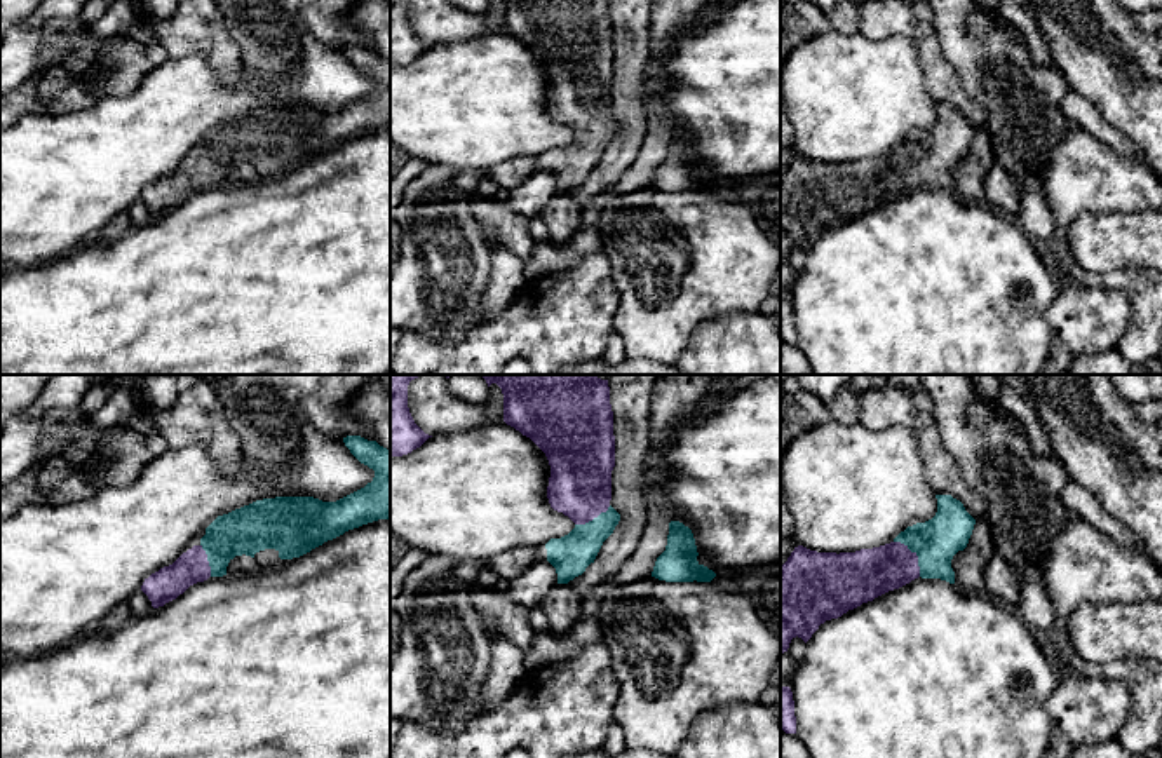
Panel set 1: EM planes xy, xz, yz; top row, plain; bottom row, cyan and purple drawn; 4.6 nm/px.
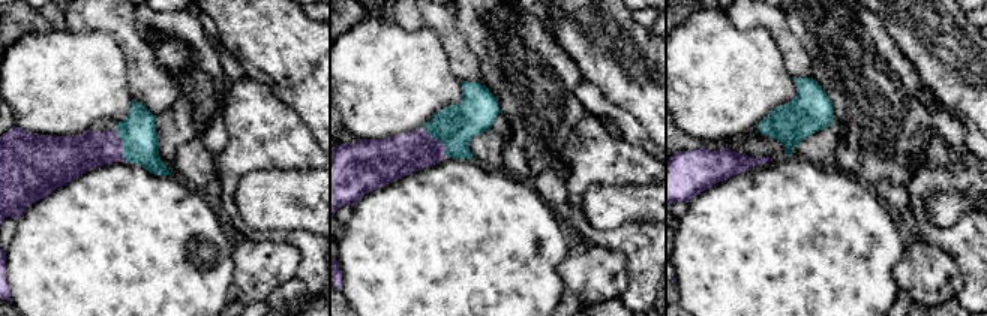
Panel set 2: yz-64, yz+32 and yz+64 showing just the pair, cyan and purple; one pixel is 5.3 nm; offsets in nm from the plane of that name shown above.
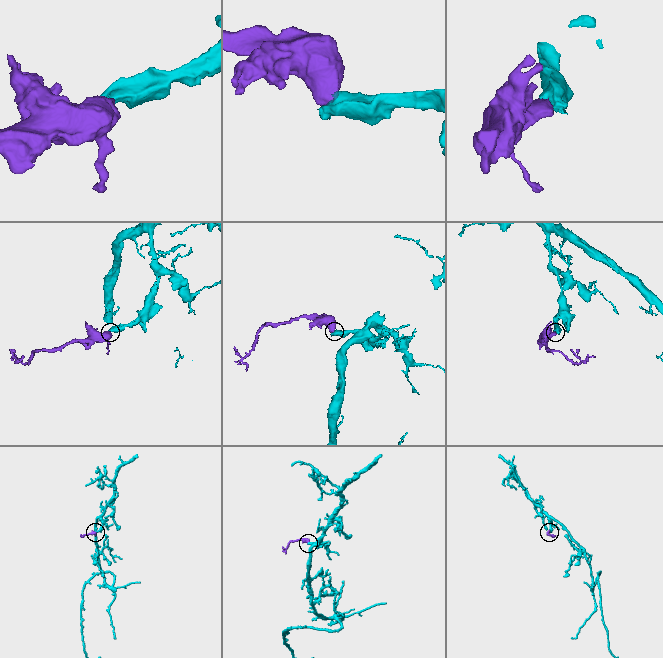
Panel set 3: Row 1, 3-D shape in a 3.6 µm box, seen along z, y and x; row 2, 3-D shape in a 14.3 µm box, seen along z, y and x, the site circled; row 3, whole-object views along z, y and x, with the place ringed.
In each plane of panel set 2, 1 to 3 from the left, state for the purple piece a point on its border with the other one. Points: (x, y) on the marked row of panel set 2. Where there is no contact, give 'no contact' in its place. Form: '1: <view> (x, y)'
1: yz-64 (122, 150)
2: yz+32 (438, 140)
3: no contact

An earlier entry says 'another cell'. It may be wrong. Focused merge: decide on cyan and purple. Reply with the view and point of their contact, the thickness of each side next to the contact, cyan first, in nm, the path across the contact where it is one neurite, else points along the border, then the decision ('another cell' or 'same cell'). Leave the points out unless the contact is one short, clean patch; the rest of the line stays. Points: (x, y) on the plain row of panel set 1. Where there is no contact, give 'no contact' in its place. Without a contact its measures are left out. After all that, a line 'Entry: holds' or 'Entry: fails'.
contact yz (917, 164); calibres 200 and 240 nm; way yz (936, 150), (917, 164), (866, 183); same cell
Entry: fails

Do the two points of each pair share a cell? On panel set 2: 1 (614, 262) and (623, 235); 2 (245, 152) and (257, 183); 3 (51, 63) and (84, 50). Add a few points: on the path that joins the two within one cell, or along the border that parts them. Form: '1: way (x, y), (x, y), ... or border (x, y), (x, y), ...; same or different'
1: border (602, 243), (623, 252); different
2: border (287, 168), (248, 172), (237, 184), (236, 204); different
3: way (59, 63), (71, 63), (77, 57); same

